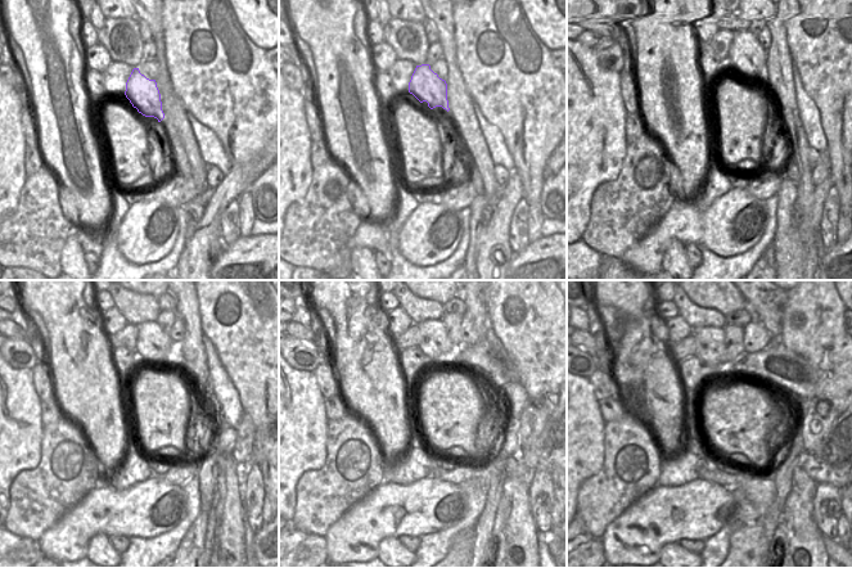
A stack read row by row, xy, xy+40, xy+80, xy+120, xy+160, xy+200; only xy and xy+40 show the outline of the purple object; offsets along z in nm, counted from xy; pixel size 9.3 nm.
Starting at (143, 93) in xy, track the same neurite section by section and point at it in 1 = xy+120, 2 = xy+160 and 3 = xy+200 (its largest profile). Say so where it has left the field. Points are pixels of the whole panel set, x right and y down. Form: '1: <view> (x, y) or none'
1: xy+120 (152, 342)
2: xy+160 (434, 339)
3: xy+200 (710, 339)

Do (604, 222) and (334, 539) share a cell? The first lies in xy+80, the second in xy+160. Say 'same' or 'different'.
different

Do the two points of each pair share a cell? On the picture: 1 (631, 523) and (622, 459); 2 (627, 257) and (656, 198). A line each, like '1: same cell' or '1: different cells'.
1: different cells
2: same cell

